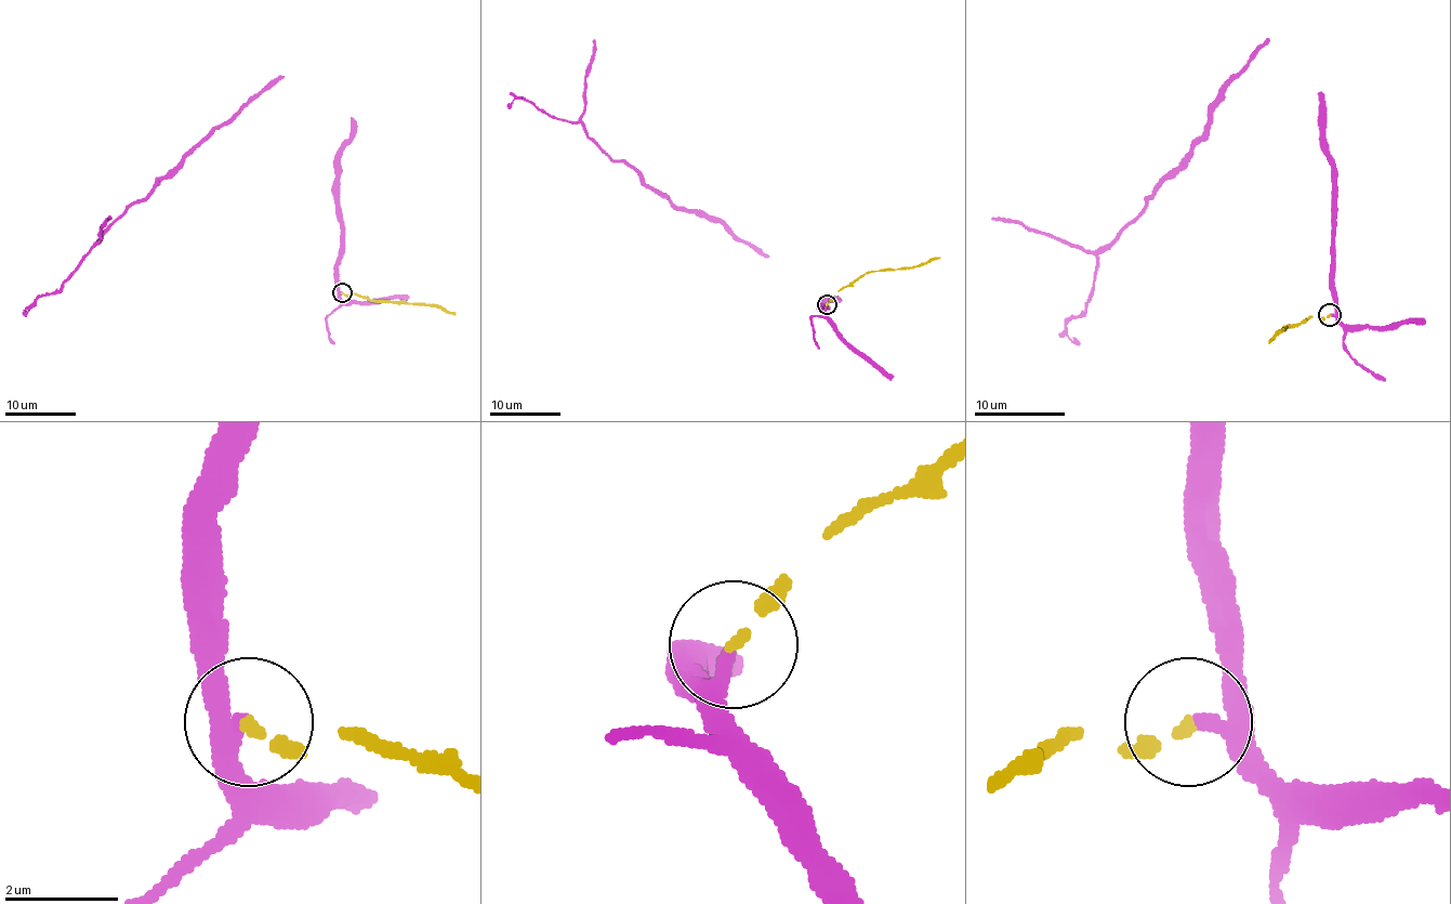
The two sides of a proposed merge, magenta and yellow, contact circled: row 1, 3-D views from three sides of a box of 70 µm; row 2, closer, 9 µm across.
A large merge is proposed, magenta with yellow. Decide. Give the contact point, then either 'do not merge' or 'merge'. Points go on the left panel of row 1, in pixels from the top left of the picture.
at (342, 292); merge

